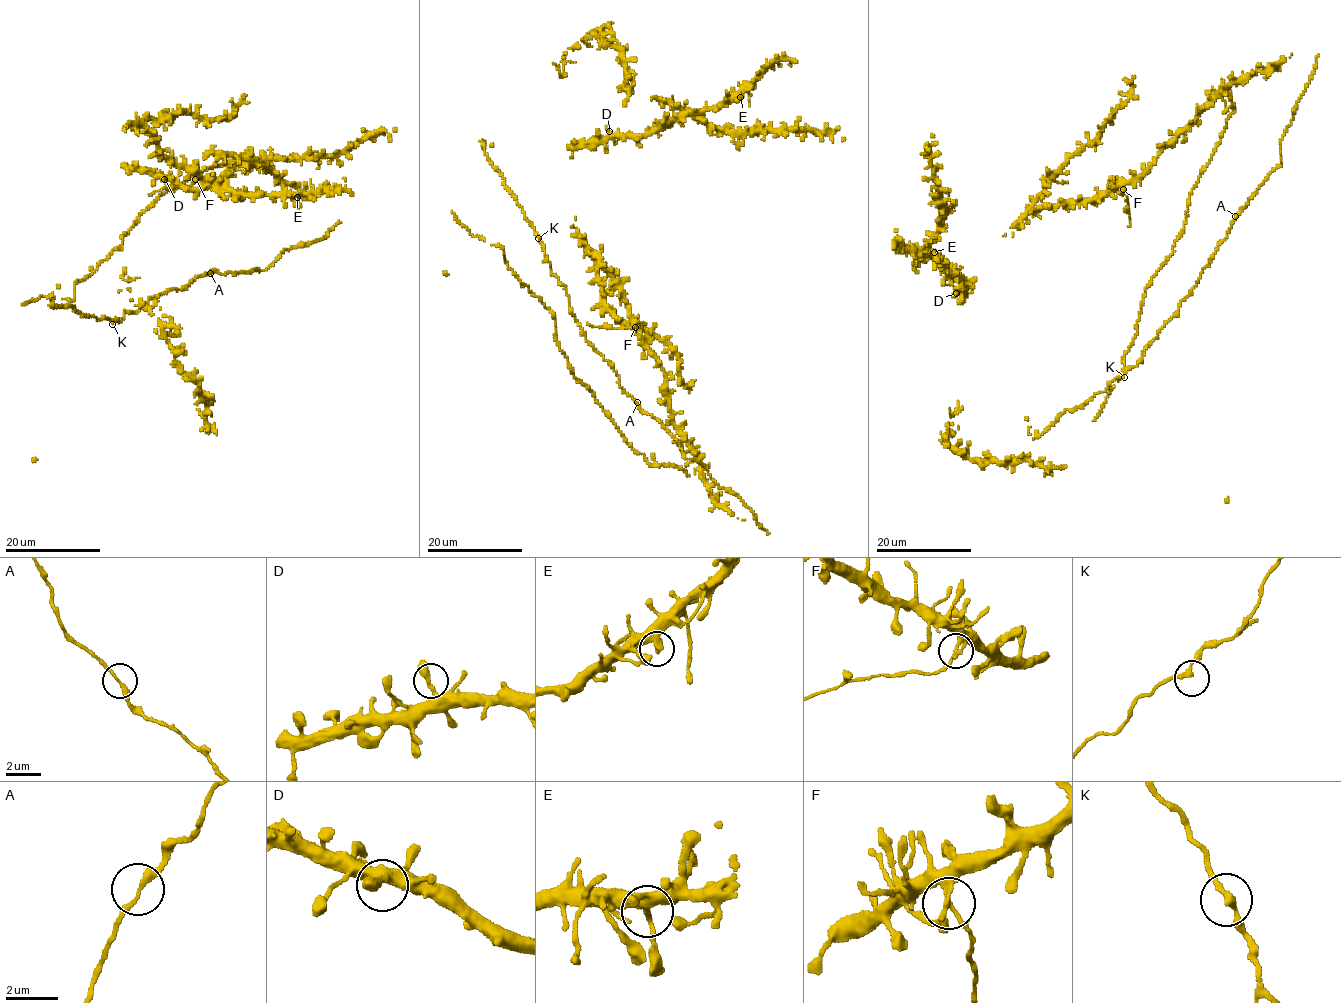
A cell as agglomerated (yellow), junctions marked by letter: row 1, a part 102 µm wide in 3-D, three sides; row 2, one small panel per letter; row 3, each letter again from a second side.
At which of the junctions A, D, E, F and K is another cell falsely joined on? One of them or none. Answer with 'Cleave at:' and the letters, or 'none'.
Cleave at: F

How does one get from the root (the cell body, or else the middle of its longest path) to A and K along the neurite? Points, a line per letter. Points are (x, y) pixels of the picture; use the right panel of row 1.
A: (1306, 88), (1280, 141), (1281, 163), (1273, 168), (1236, 216)
K: (1306, 88), (1280, 141), (1281, 163), (1250, 198), (1194, 287), (1143, 350), (1136, 366), (1128, 367), (1124, 377)

